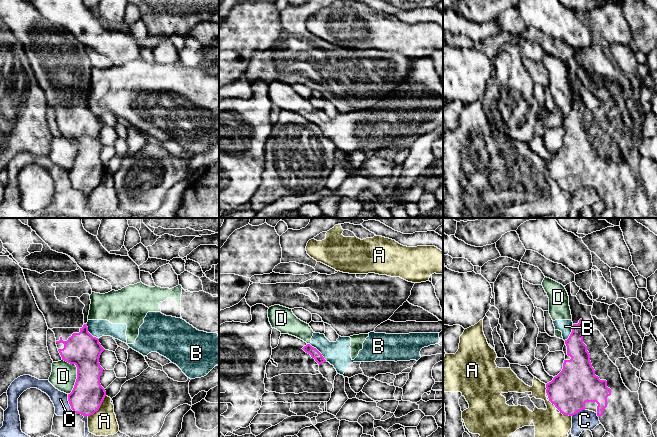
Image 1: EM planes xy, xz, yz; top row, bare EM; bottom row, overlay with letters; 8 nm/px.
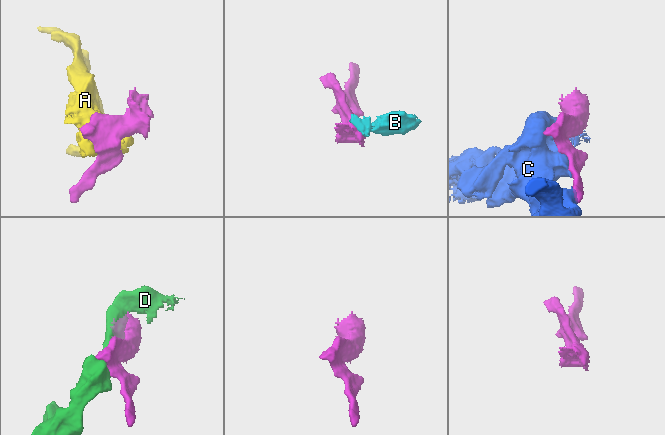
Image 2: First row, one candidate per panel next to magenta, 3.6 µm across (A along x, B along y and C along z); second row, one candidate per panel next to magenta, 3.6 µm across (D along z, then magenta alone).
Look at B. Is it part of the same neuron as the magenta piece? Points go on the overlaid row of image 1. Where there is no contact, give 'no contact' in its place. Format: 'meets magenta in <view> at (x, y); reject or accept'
meets magenta in xz at (318, 351); reject

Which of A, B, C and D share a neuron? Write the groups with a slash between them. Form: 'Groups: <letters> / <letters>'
Groups: A B / C / D

